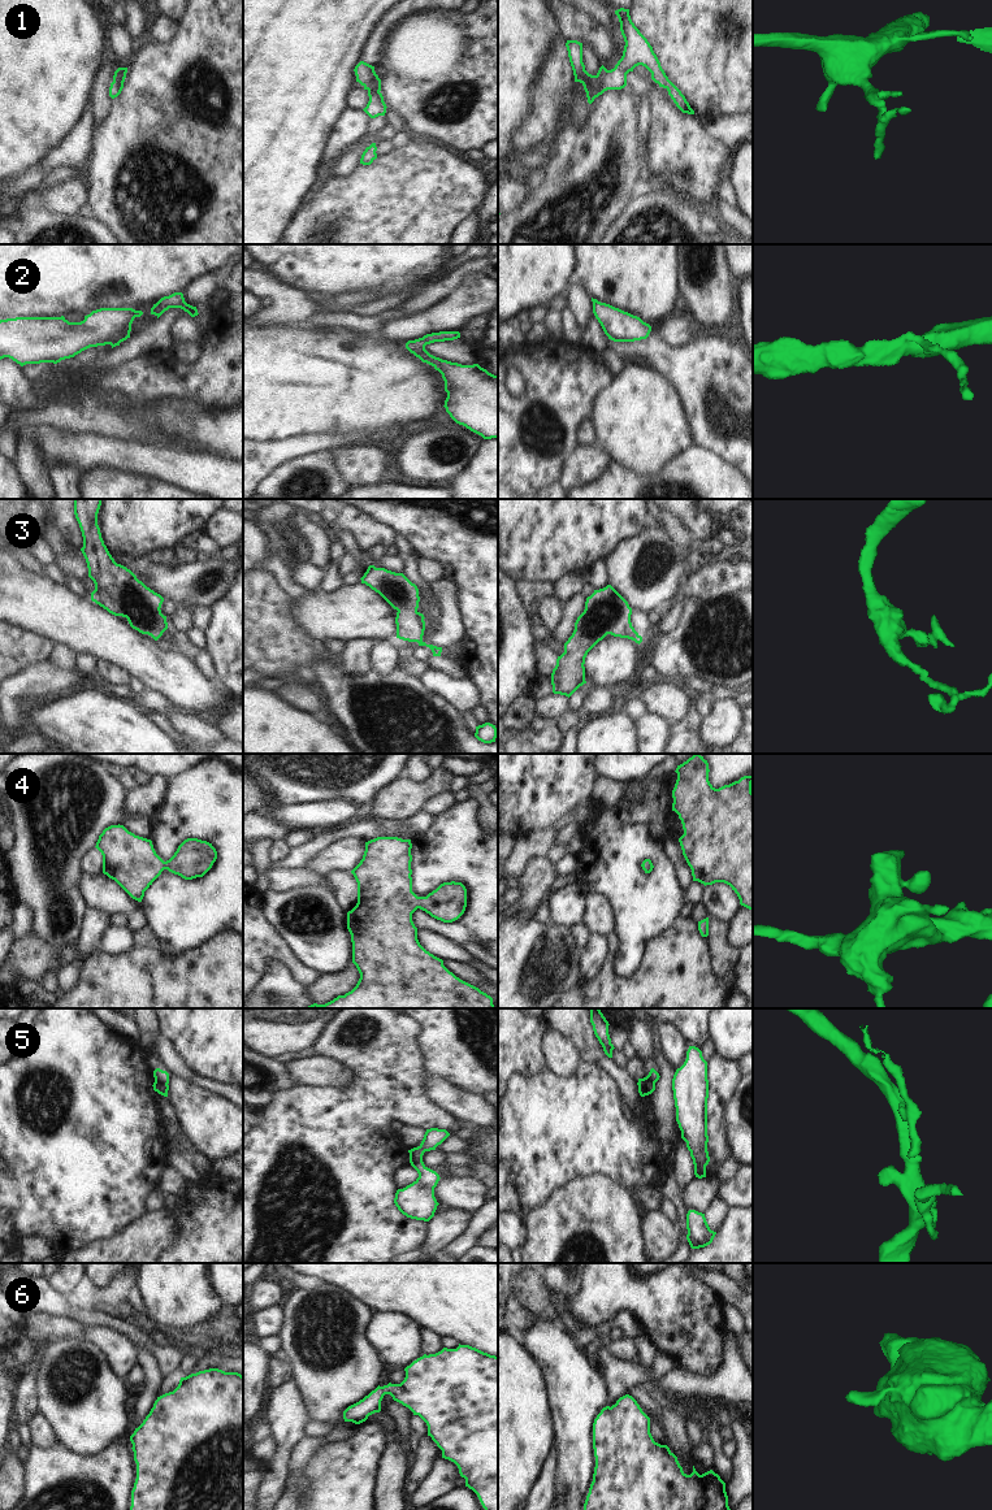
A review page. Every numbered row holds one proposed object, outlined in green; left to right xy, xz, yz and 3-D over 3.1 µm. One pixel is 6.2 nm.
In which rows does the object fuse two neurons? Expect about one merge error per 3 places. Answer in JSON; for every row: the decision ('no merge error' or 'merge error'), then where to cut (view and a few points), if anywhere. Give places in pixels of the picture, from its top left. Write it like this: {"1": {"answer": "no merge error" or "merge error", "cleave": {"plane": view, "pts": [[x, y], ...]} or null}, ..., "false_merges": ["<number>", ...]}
{"1": {"answer": "no merge error", "cleave": null}, "2": {"answer": "no merge error", "cleave": null}, "3": {"answer": "no merge error", "cleave": null}, "4": {"answer": "no merge error", "cleave": null}, "5": {"answer": "merge error", "cleave": {"plane": "xy", "pts": [[155, 1080], [167, 1084]]}}, "6": {"answer": "no merge error", "cleave": null}, "false_merges": ["5"]}

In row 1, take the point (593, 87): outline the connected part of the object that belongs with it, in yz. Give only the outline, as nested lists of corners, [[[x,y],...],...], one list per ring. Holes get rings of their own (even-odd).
[[[620,8],[615,10],[615,14],[620,22],[625,45],[623,56],[614,69],[607,70],[602,65],[595,75],[589,74],[582,62],[582,43],[577,40],[567,40],[566,43],[575,82],[584,86],[588,103],[592,104],[595,97],[607,90],[624,88],[627,86],[627,74],[633,71],[636,66],[642,65],[651,73],[651,79],[668,91],[668,95],[683,113],[694,114],[685,96],[666,75],[647,39],[632,22],[629,9]]]

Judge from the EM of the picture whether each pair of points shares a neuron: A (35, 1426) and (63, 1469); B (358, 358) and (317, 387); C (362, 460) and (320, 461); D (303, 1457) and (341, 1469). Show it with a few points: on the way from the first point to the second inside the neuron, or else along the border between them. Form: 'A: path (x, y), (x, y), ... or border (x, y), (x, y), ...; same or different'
A: border (60, 1443), (48, 1448), (34, 1446); different
B: path (347, 367), (333, 381), (328, 381); same
C: border (333, 451), (342, 476), (351, 485); different
D: border (312, 1459), (307, 1467); different

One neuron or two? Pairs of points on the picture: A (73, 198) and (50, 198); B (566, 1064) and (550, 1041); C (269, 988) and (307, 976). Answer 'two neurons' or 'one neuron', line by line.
A: one neuron
B: one neuron
C: two neurons

